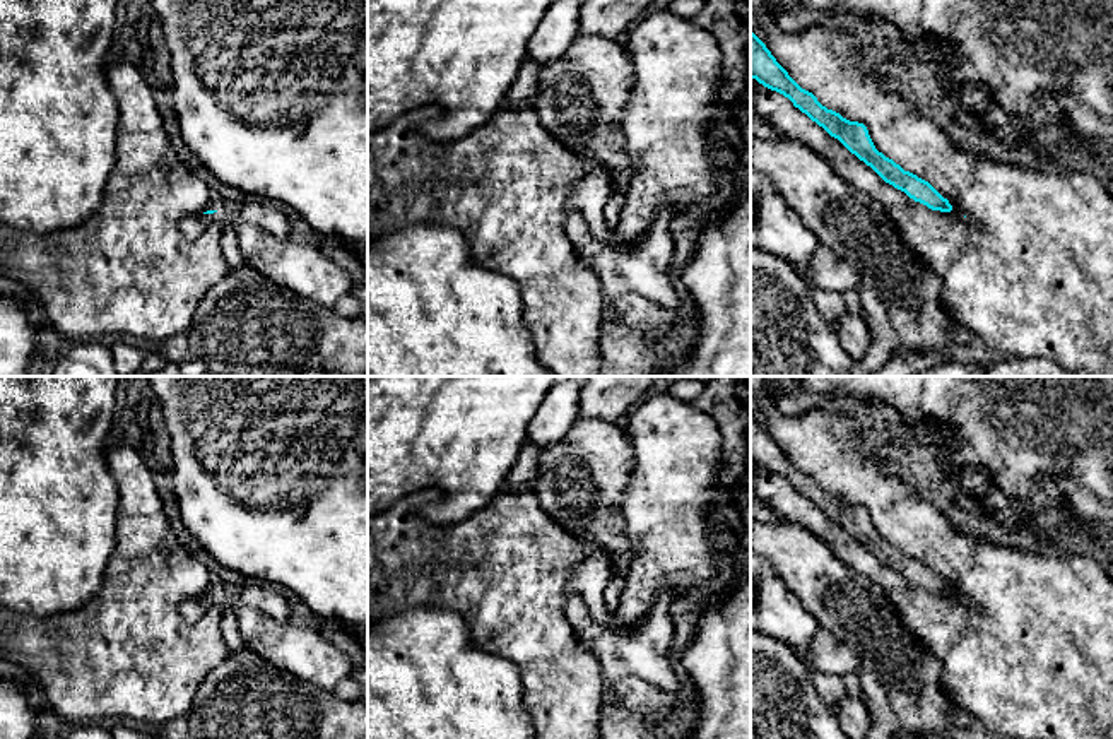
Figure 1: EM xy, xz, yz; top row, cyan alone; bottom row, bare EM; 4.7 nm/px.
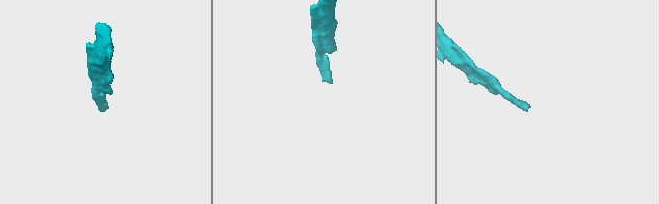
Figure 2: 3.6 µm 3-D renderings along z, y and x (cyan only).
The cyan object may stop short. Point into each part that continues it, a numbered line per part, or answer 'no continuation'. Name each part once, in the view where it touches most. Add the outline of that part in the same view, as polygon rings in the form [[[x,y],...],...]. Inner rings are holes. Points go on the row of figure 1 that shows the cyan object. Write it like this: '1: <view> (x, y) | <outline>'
1: xy (192, 226) | [[[190,214],[180,219],[180,231],[186,239],[200,238],[219,214]]]

